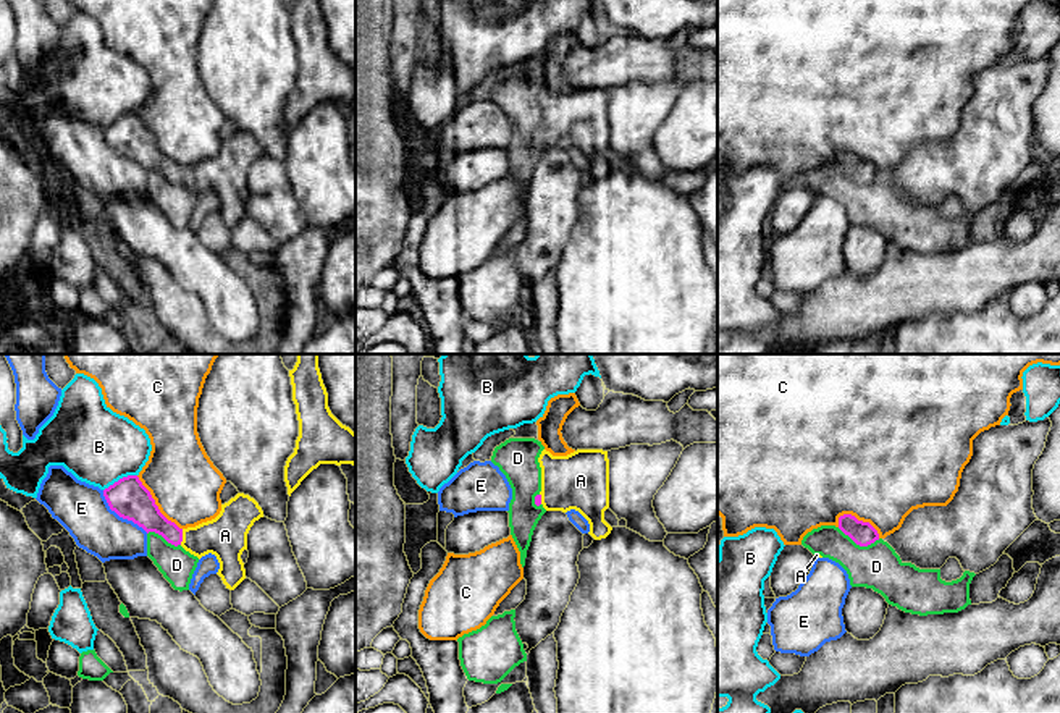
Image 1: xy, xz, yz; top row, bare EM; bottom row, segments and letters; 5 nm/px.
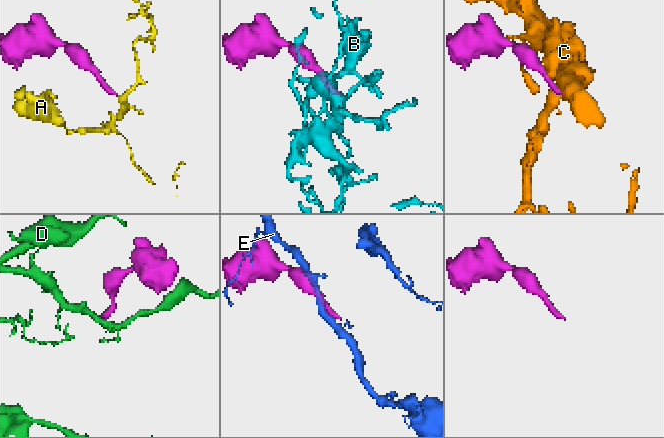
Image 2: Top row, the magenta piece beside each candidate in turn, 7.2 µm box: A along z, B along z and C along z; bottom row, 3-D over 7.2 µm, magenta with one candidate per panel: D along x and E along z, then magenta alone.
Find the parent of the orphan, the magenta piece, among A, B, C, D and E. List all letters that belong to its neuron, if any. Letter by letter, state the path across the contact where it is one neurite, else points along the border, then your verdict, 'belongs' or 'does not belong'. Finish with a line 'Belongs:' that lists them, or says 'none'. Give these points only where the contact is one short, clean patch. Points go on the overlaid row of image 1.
A: runs through xy (141, 508), (154, 521), (181, 537), (225, 535); belongs
B: does not belong
C: does not belong
D: border along yz (837, 527), (860, 545), (870, 545), (879, 539); does not belong
E: does not belong
Belongs: A

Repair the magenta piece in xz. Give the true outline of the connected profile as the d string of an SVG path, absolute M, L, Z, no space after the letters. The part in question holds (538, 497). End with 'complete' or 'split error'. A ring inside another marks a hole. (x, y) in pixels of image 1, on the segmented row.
M543 449L541 492L535 504L546 511L578 511L590 524L595 540L606 538L612 527L604 521L609 508L609 459L603 449L577 449L567 456L553 456Z; split error

